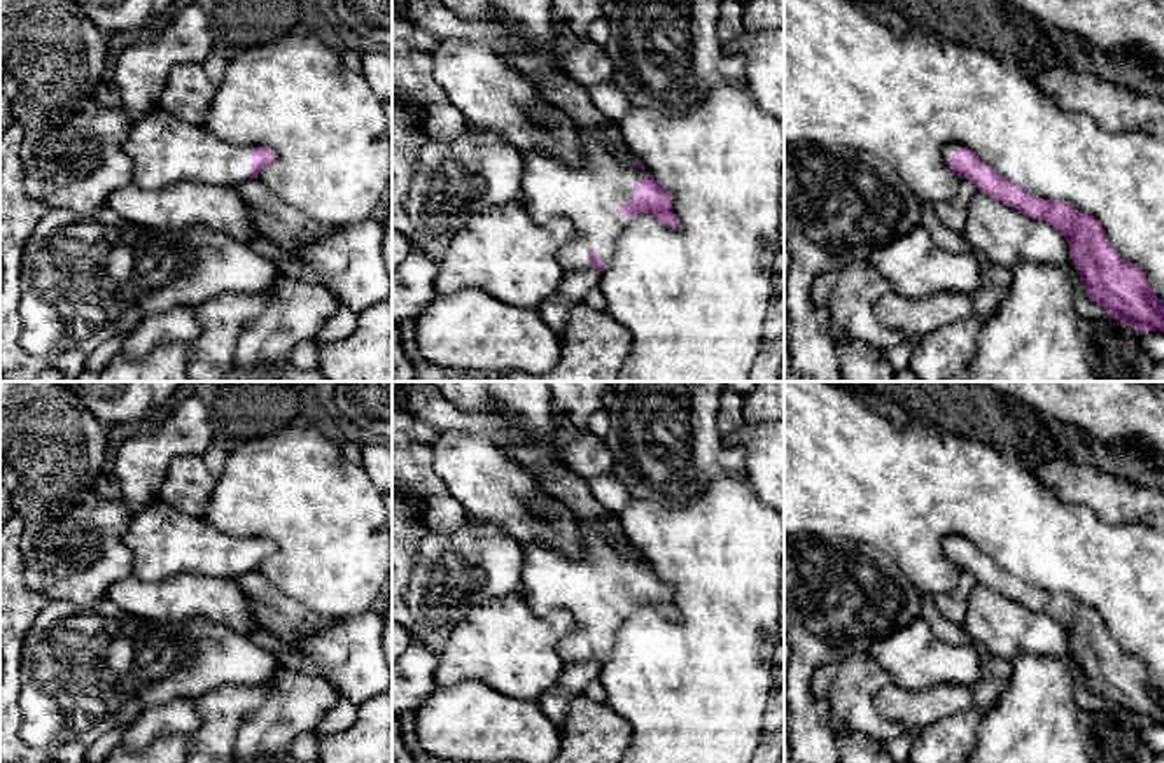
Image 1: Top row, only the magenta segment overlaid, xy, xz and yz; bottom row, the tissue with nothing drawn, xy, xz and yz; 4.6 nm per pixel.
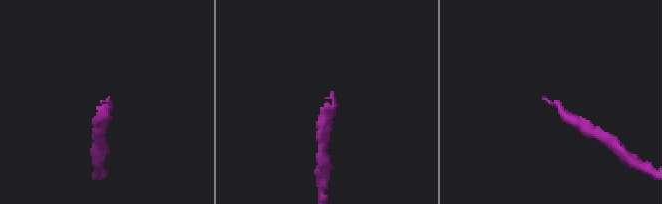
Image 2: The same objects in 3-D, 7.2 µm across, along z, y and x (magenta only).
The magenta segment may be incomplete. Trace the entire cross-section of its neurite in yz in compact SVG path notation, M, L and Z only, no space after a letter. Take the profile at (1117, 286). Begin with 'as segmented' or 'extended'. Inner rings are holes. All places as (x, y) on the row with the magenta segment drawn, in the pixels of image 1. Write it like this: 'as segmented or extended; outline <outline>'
extended; outline M947 144L942 158L954 173L971 180L977 191L1061 231L1087 296L1108 317L1136 331L1164 332L1164 303L1152 290L1146 275L1113 250L1094 215L1082 214L1066 201L1029 194L961 144Z

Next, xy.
extended; outline M161 107L131 122L123 150L133 161L131 182L142 189L186 182L235 187L277 158L268 147L226 144Z

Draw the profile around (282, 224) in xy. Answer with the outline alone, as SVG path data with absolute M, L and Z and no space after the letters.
M257 178L233 189L249 203L259 234L284 247L289 254L338 229L275 200Z

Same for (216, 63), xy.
M214 49L210 52L210 56L203 63L203 70L205 70L207 77L215 86L221 86L221 82L224 80L224 74L226 74L226 66L228 66L229 56L231 54L226 52L226 51Z

